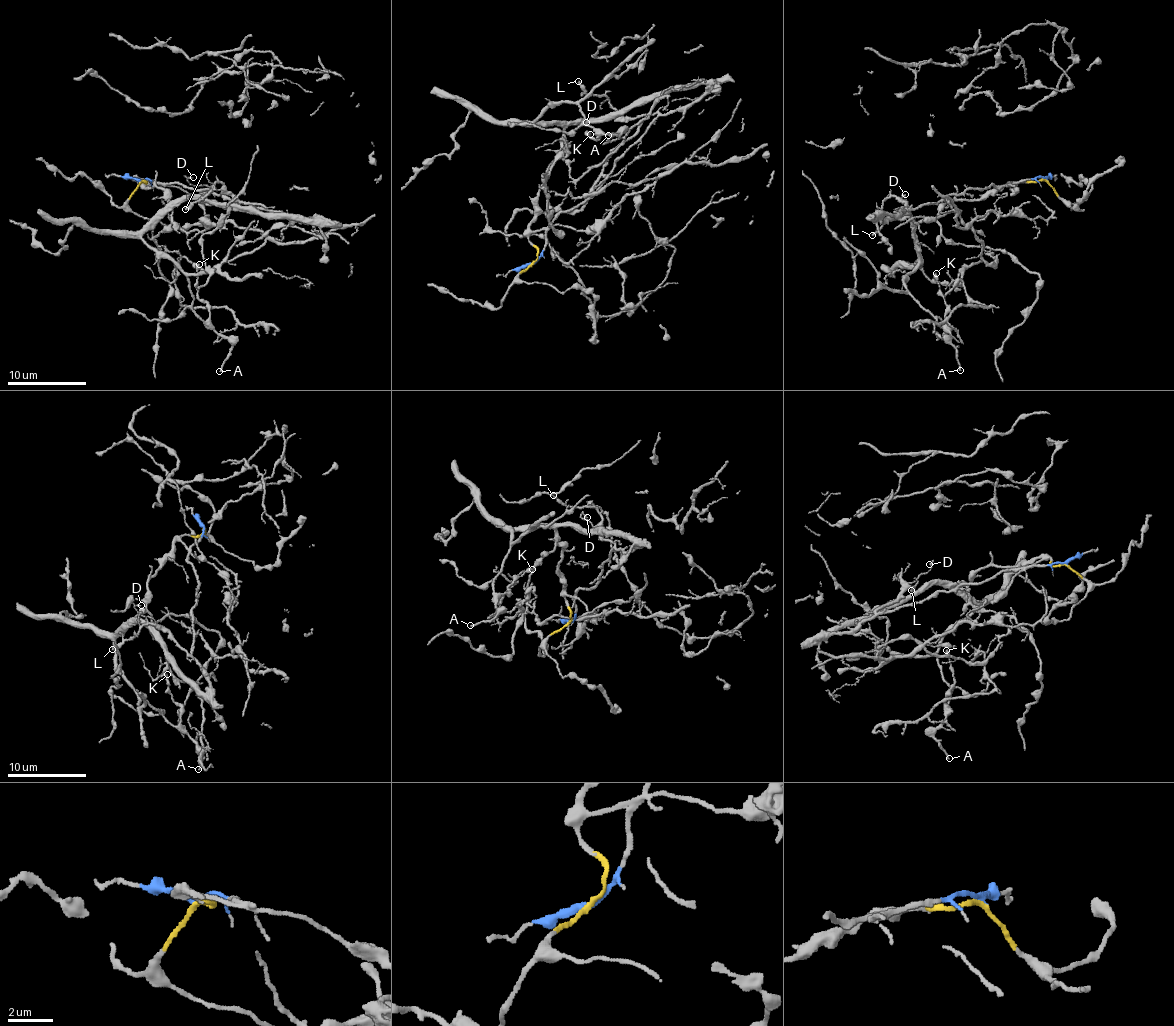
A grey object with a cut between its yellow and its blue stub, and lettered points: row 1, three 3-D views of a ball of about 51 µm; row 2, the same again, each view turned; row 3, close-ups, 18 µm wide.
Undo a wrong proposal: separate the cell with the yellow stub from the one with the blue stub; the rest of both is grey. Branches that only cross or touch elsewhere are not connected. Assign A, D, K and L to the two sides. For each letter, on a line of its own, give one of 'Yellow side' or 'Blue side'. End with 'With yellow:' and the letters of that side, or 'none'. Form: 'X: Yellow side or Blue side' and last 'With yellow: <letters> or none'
A: Yellow side
D: Blue side
K: Yellow side
L: Blue side
With yellow: A, K

